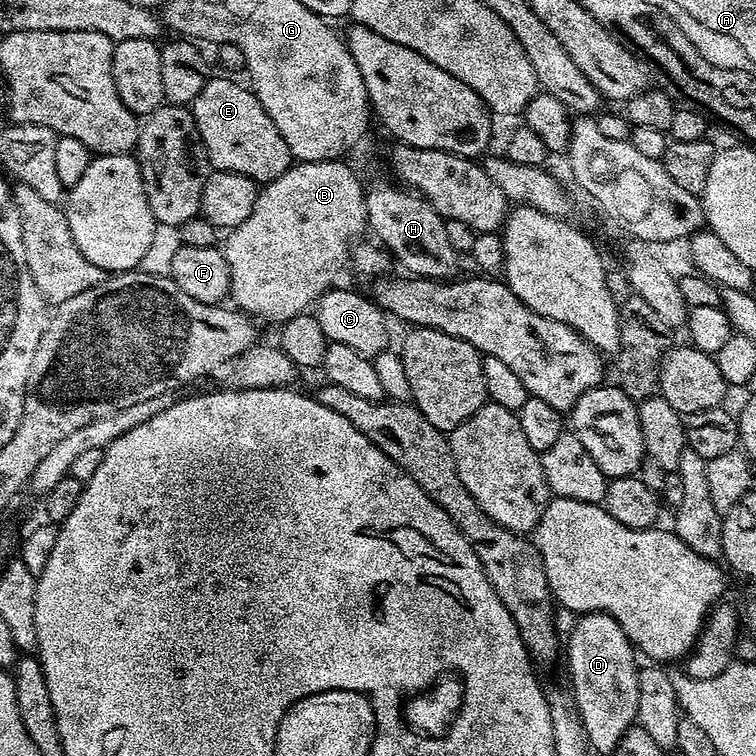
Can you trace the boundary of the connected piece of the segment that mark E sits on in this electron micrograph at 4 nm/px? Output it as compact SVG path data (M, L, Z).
M213 75L206 86L202 86L202 94L190 105L209 165L217 172L242 174L260 186L277 180L294 163L290 147L251 87L243 84L243 88L236 81L239 79L219 75Z

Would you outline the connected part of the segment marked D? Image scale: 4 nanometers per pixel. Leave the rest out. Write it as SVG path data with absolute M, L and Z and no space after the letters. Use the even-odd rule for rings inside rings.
M589 612L575 617L572 632L566 636L566 660L568 656L568 672L572 675L570 695L575 701L580 723L584 726L585 741L593 753L615 753L622 734L633 727L638 710L638 674L640 668L636 664L637 649L622 626L607 612Z

